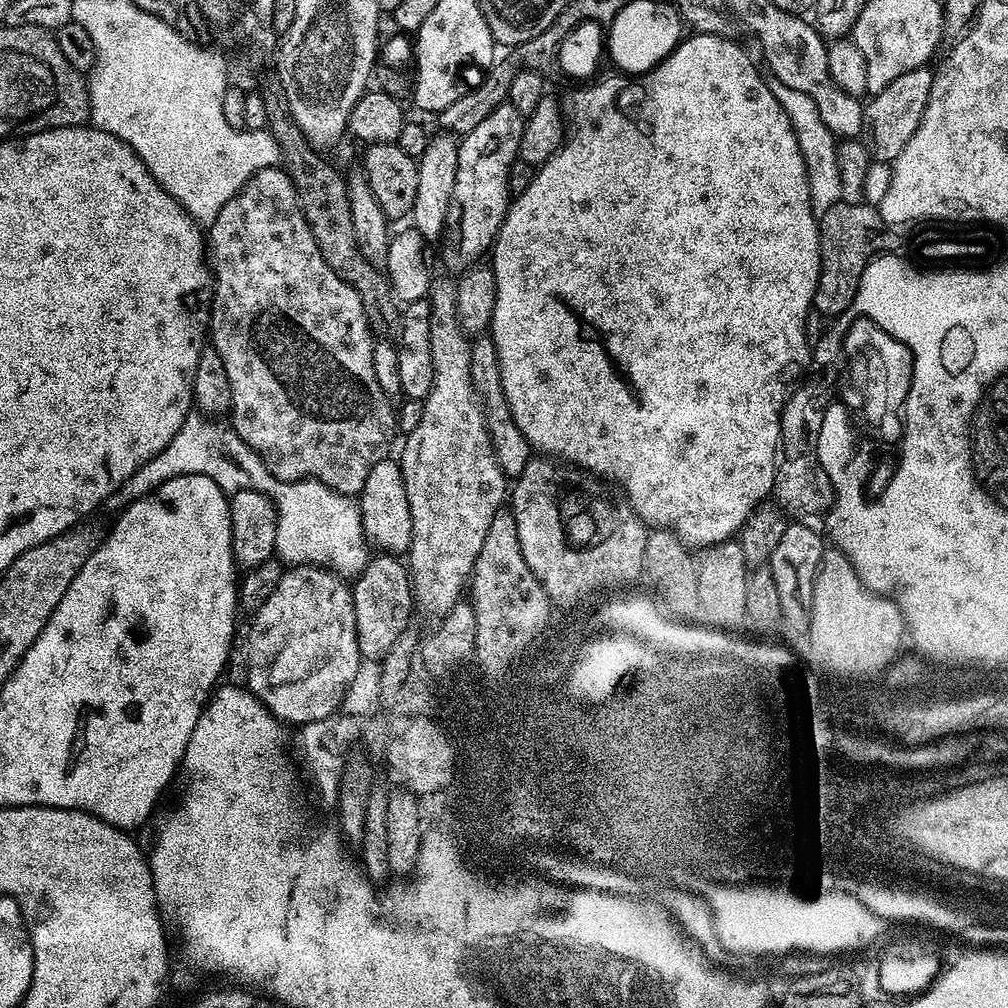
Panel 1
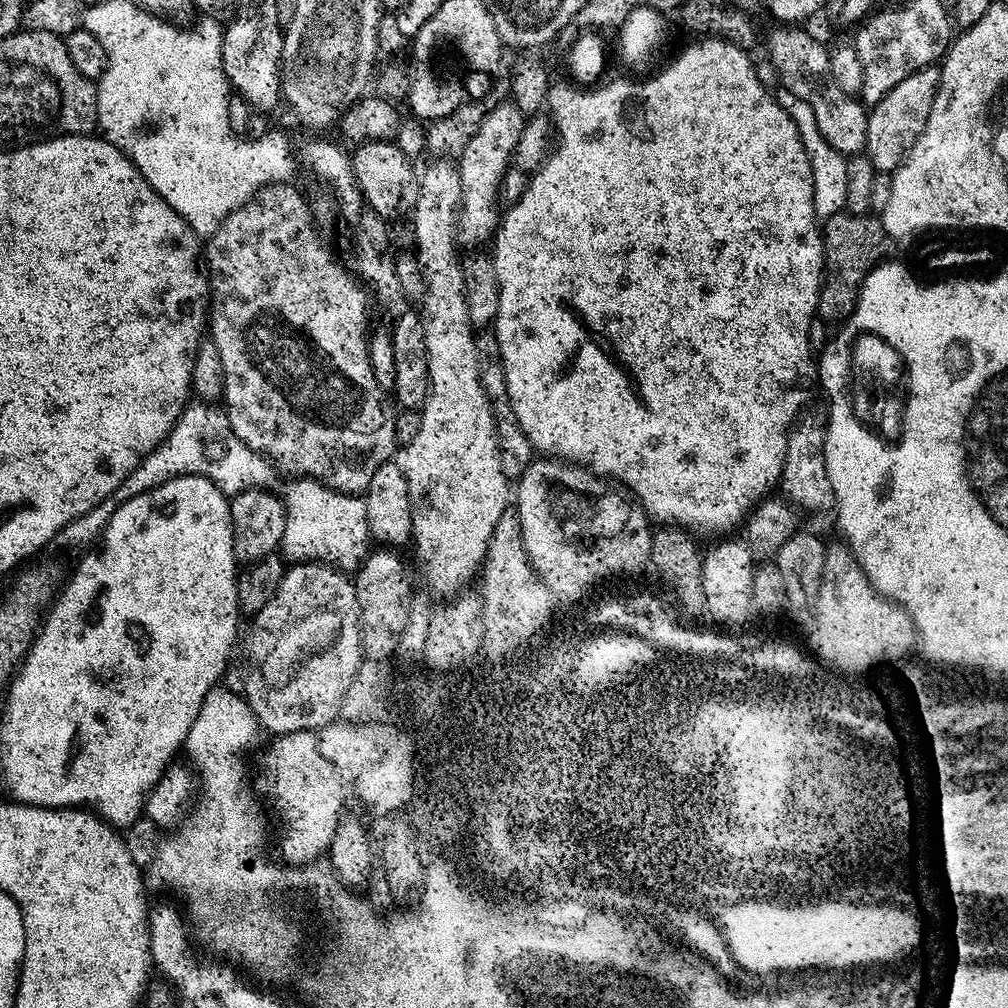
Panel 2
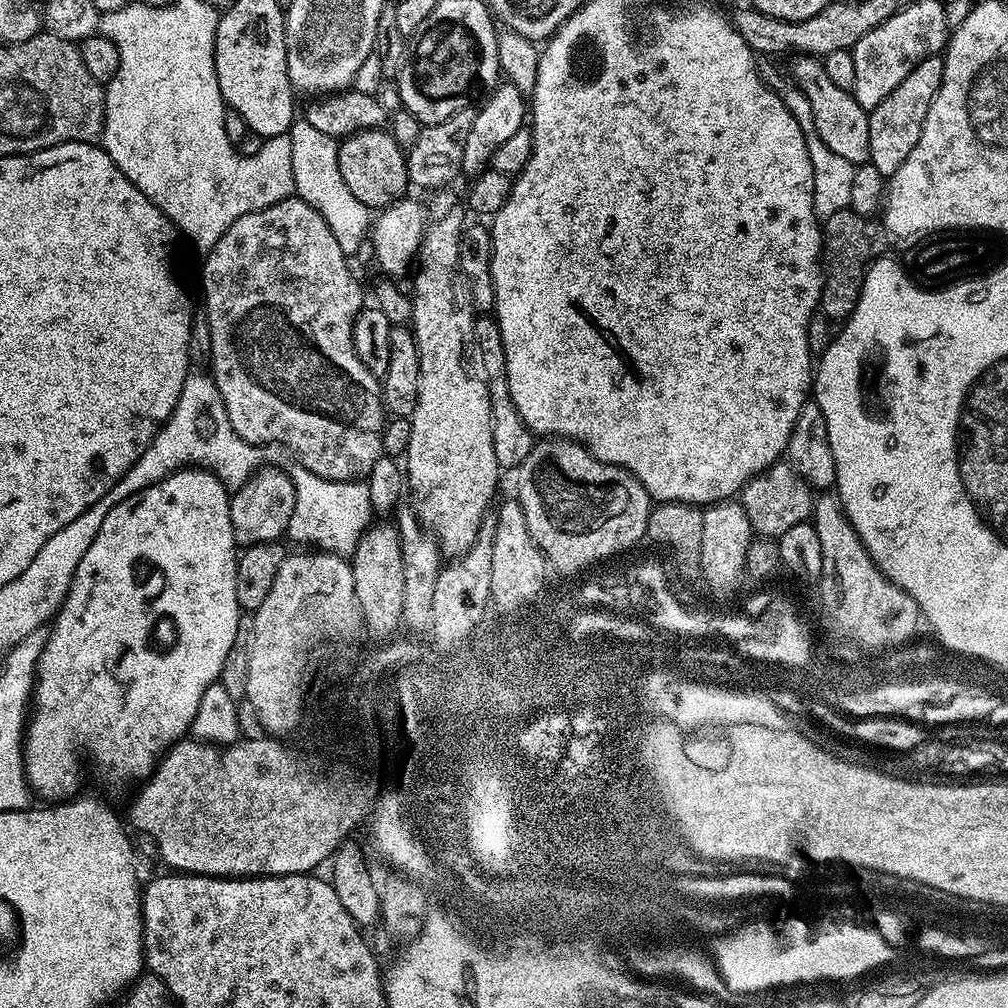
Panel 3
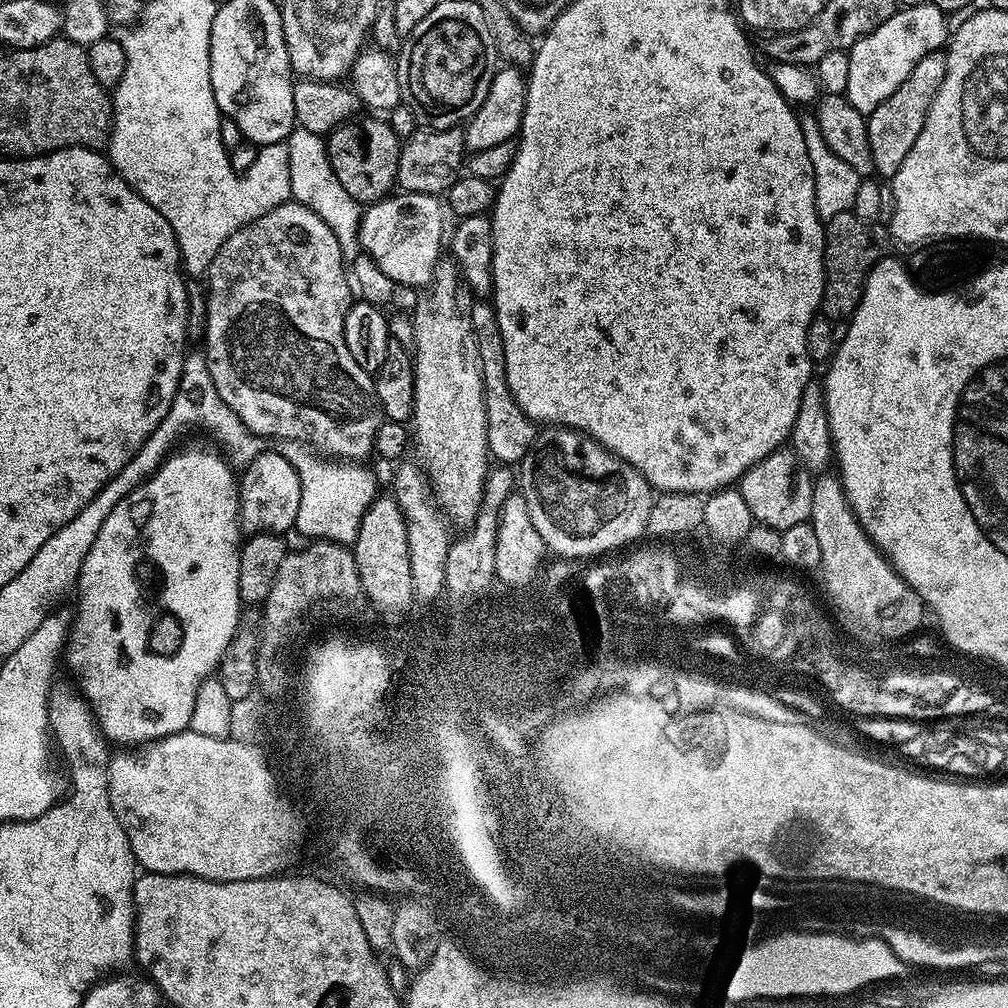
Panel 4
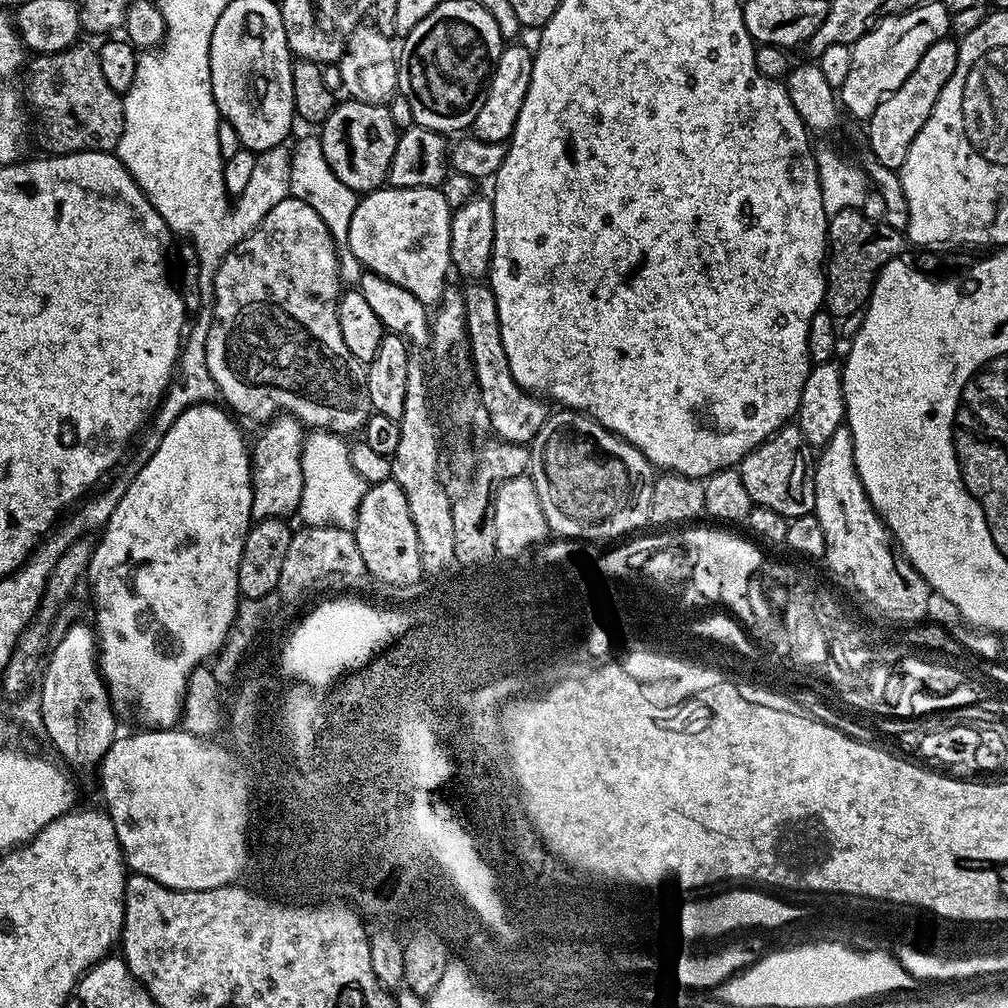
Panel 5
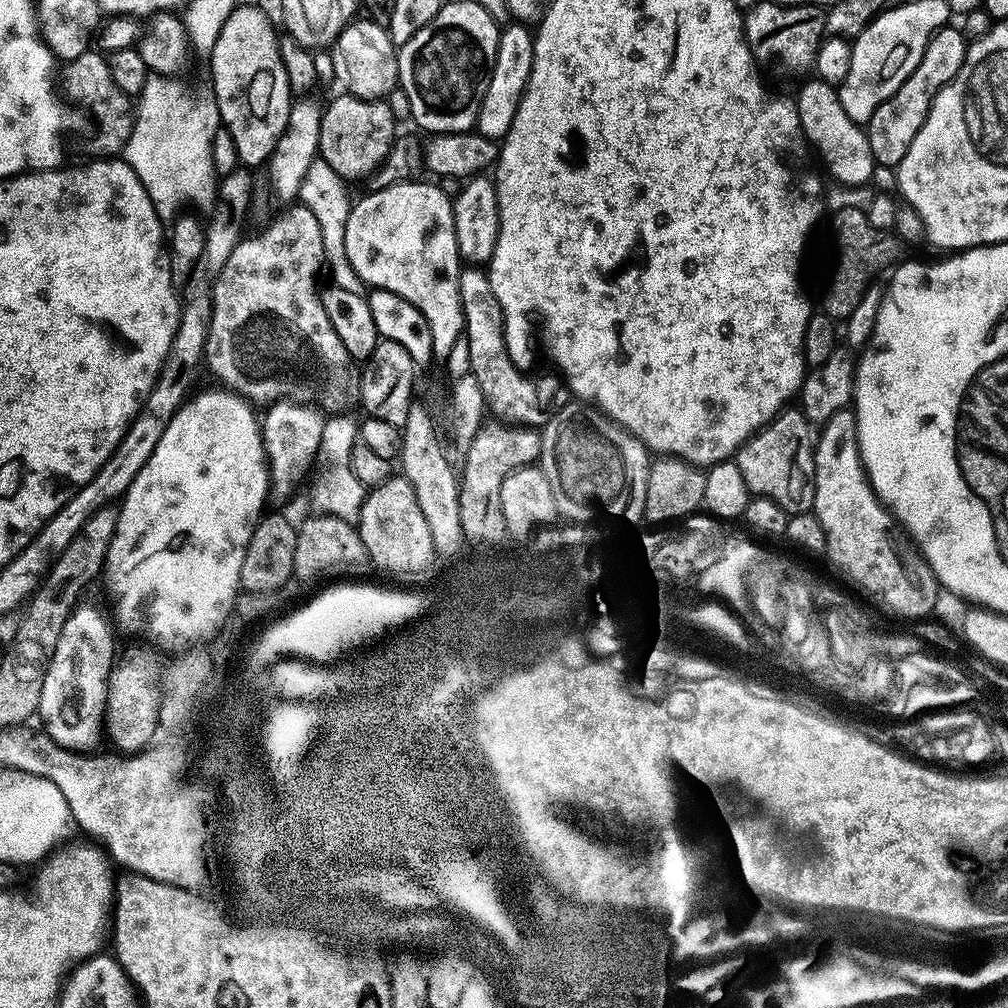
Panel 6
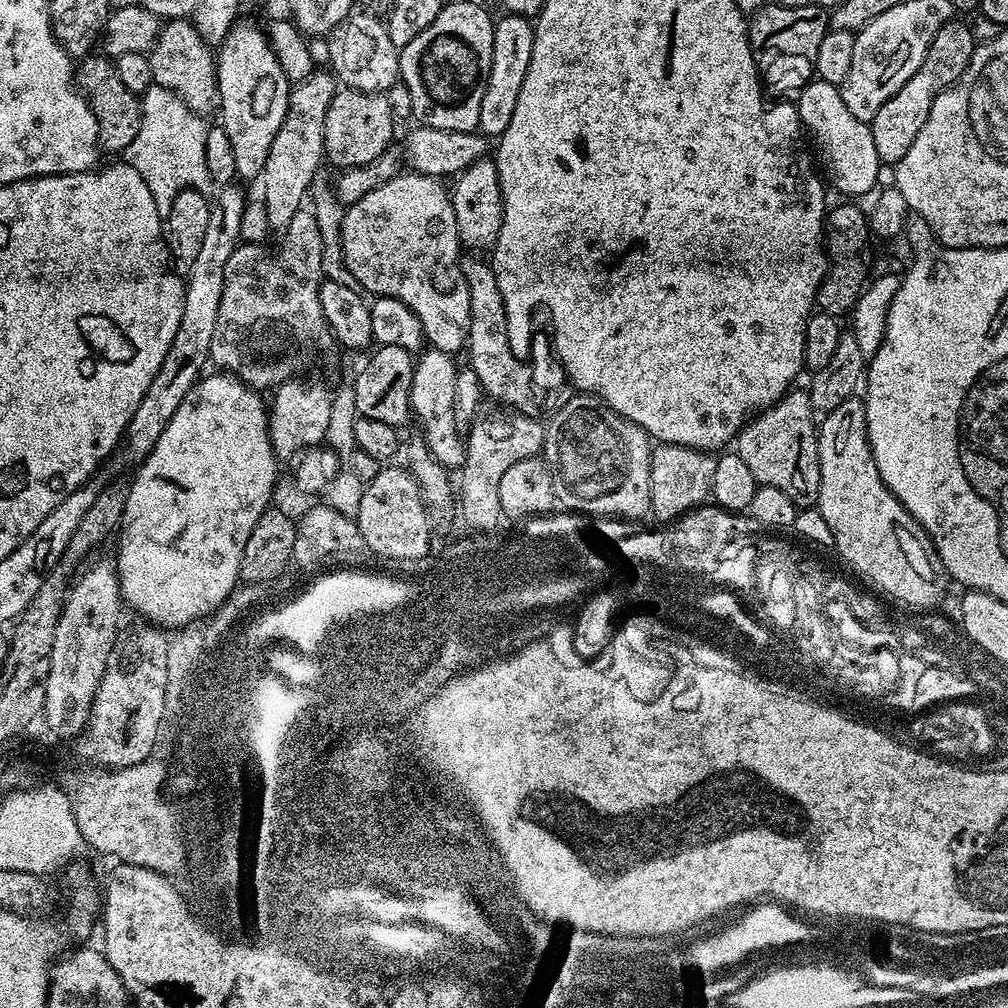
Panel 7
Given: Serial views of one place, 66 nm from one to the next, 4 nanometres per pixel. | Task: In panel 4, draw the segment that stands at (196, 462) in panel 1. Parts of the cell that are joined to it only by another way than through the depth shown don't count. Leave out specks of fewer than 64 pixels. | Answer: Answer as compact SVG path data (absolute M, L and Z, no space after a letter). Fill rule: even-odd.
M191 351L185 355L178 390L174 394L174 402L170 402L170 410L166 410L166 418L162 418L154 434L150 434L150 438L142 442L142 450L138 450L138 454L134 454L134 458L130 458L126 466L122 466L122 470L118 470L118 474L114 474L114 478L110 478L110 482L106 482L102 490L98 490L98 512L102 512L102 518L106 518L106 514L110 514L110 510L114 510L114 506L118 506L118 502L122 502L126 494L133 492L139 484L160 469L169 453L177 447L176 439L191 428L205 428L212 432L227 459L240 470L250 463L254 450L263 449L266 444L265 437L251 432L246 422L242 422L242 418L238 418L238 414L234 414L234 410L230 410L230 406L222 402L222 394L218 394L218 386L214 386L207 355L203 351ZM276 440L273 451L282 454L298 470L302 502L298 502L295 531L309 541L330 540L333 544L355 545L362 518L378 496L378 483L371 467L360 462L341 462L316 453L303 440Z

